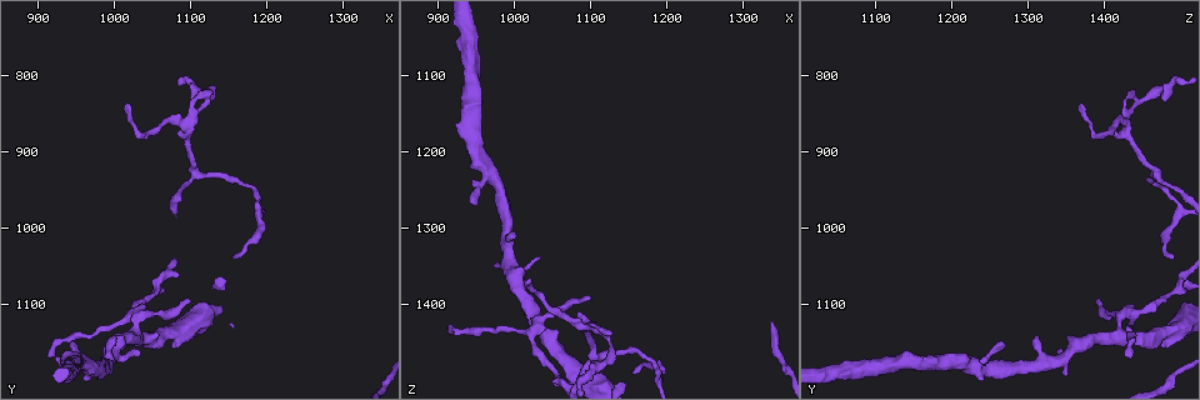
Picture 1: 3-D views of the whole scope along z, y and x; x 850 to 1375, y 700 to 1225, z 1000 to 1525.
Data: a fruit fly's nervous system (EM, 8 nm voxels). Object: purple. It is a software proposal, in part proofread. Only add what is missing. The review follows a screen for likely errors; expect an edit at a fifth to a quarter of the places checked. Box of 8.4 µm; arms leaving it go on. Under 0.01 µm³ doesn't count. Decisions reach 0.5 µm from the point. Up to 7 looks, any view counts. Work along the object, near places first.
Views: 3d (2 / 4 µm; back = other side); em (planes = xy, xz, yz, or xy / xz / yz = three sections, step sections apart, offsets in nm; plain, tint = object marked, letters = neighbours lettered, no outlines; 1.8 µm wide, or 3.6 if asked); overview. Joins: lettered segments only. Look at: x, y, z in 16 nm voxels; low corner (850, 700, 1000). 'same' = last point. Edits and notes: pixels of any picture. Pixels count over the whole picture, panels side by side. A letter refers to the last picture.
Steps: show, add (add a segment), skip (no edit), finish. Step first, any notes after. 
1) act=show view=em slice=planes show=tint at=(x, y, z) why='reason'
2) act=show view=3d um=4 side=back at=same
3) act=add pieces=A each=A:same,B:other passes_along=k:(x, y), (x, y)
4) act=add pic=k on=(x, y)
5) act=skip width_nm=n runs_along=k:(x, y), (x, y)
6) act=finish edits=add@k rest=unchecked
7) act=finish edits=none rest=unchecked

act=show view=3d um=2 at=(1095, 870, 1425) why='branch point'

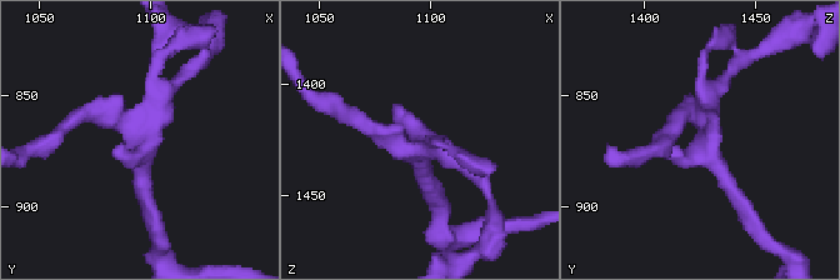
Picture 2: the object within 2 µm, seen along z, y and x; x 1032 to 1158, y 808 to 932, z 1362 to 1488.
act=show view=em slice=xz step=8 show=tint at=(1094, 874, 1427) arms=3 why='shape alone is not enough'

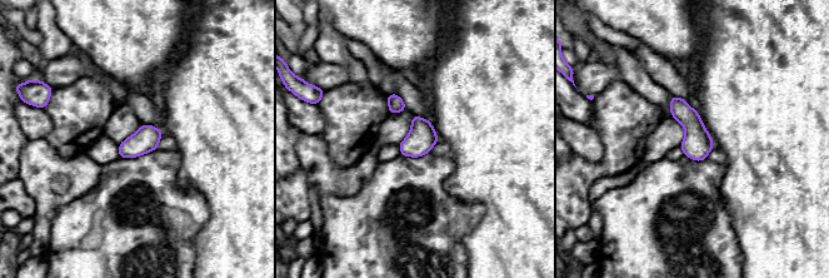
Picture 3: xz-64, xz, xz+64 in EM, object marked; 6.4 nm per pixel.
act=show view=em slice=planes show=letters at=same why='another direction'

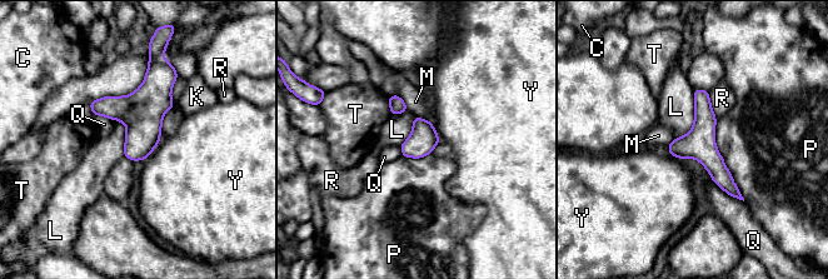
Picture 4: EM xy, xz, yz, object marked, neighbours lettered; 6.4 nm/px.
act=skip width_nm=180 each=C:other,K:other,L:other,M:other,P:other,Q:other,R:other,T:other,Y:other border=4:(694, 90), (693, 126), (674, 139) found='no lettered segment goes on from it'

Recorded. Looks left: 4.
act=show view=3d um=4 at=(1035, 1160, 1340) why='branch stops here'

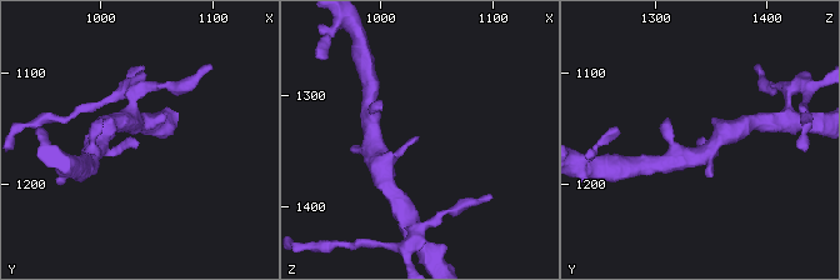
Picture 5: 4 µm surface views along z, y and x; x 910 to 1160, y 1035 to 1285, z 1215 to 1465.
act=show view=em um=3.6 slice=planes show=letters at=(1034, 1164, 1338) why='shape alone is not enough'

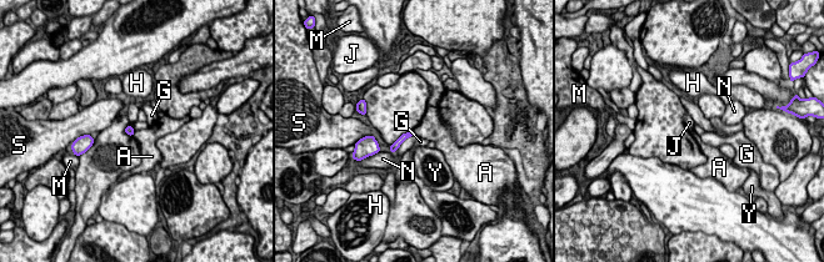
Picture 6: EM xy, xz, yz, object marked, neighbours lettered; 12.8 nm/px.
act=skip each=A:other,G:other,H:other,J:other,M:other,N:other,S:other,Y:other border=6:(134, 131), (131, 135) found='no lettered segment goes on from it'

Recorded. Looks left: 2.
act=show view=3d um=4 at=(1155, 1045, 1490) why='long arm stops here'

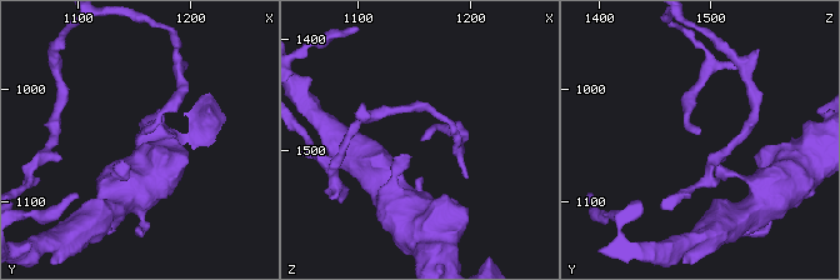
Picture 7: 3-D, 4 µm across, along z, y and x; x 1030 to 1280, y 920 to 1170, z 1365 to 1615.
act=show view=em slice=planes show=letters at=(1158, 1042, 1488)

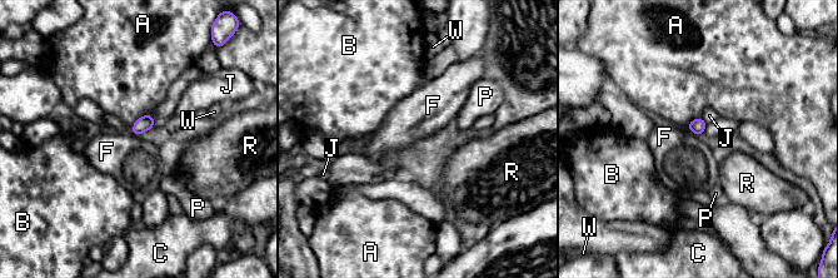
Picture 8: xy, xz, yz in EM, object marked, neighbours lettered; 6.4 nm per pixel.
act=skip width_nm=90 each=A:other,B:other,C:other,F:other,J:other,P:other,R:other,W:other border=8:(687, 129), (698, 135) found='no lettered segment goes on from it'

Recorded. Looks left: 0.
act=finish edits=none rest=unchecked

